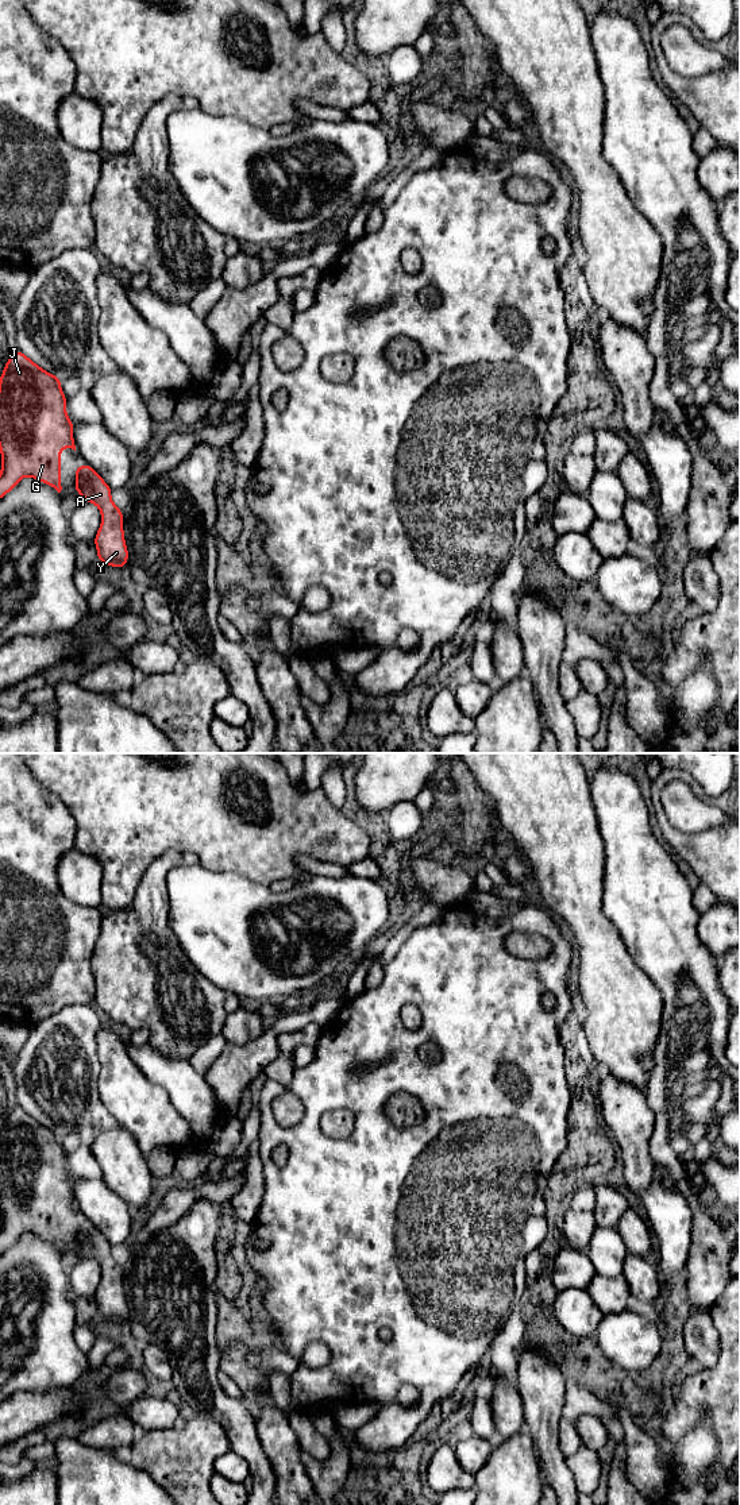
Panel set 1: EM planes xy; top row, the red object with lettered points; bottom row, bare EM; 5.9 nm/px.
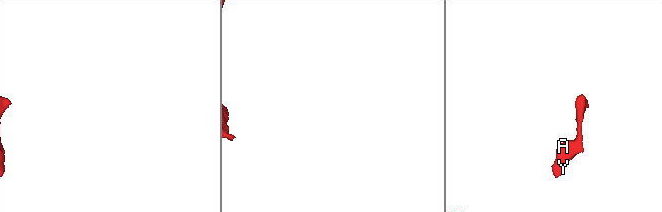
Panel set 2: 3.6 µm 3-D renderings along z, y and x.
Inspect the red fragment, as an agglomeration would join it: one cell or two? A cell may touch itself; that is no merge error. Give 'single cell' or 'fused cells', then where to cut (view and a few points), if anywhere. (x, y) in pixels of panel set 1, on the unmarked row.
single cell; cut none

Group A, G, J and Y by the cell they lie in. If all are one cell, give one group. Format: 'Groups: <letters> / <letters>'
Groups: A G J Y

